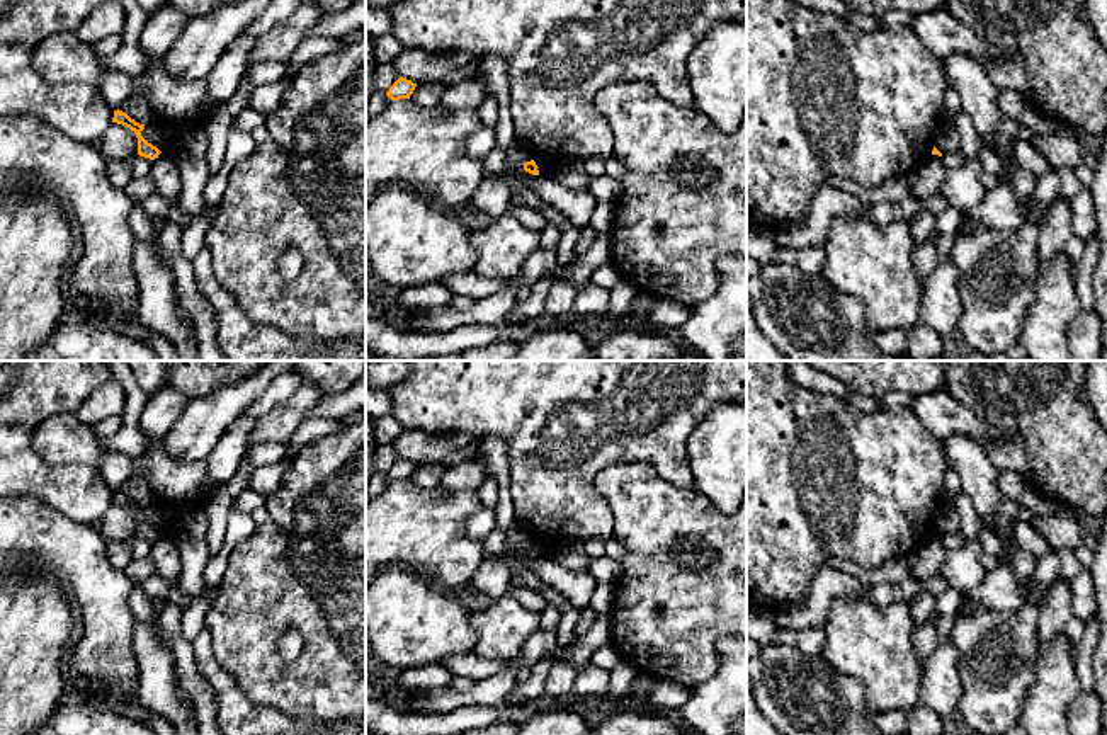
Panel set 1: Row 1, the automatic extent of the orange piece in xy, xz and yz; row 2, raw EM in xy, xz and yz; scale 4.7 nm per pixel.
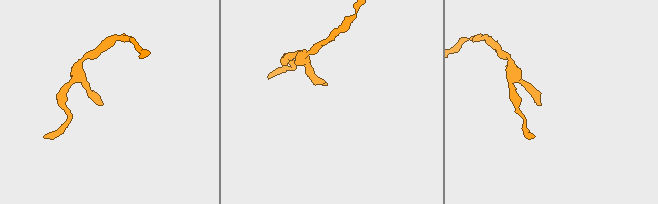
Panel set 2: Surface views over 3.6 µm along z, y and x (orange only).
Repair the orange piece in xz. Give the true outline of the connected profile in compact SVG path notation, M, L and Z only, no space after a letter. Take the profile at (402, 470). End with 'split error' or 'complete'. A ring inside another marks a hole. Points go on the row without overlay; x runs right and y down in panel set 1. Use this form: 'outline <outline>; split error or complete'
outline M400 458L386 473L386 476L391 481L400 481L400 480L410 480L410 476L413 475L417 464L413 464L412 461L406 461L403 458Z; complete

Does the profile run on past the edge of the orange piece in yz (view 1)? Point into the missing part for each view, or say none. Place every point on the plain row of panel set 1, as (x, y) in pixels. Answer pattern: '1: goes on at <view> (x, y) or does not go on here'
1: does not go on here

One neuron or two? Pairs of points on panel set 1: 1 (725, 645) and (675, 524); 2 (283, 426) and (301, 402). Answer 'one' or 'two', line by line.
1: two
2: one

